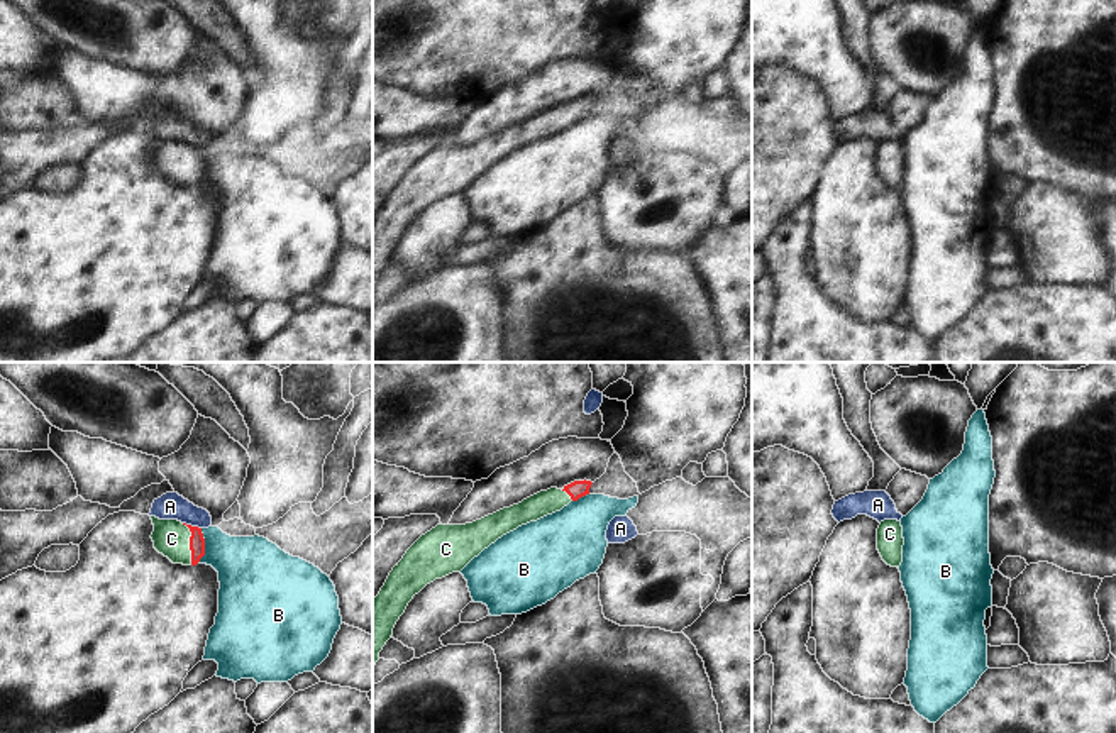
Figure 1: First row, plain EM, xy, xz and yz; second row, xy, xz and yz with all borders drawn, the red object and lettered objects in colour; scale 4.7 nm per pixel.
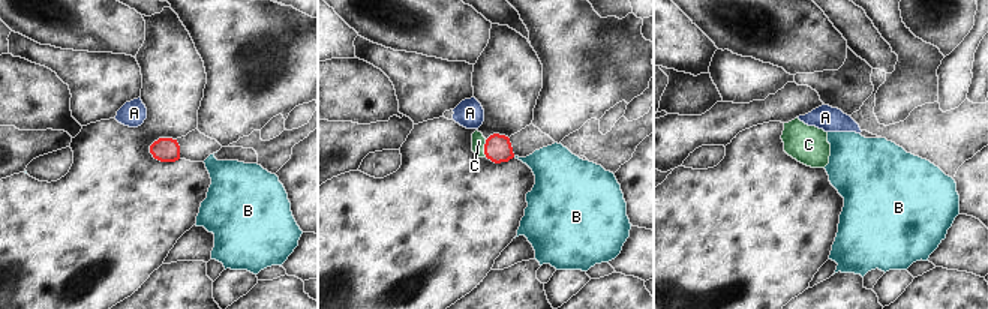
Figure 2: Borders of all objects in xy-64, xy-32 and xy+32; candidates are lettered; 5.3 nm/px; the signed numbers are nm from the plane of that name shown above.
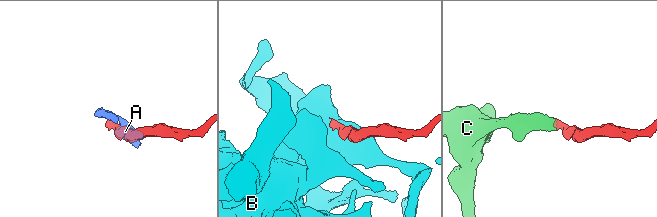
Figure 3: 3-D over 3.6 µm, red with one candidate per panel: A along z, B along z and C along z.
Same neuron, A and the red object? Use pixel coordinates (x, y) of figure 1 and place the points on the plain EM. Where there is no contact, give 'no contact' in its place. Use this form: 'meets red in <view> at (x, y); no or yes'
meets red in xy at (190, 146); no

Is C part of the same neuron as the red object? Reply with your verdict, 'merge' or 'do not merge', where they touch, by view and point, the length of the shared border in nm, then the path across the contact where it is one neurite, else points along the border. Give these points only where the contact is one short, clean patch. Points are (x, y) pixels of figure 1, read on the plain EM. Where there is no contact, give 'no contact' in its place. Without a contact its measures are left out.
merge; contact xy (190, 165); length 200 nm; way xy (197, 163), (190, 165), (171, 159)

